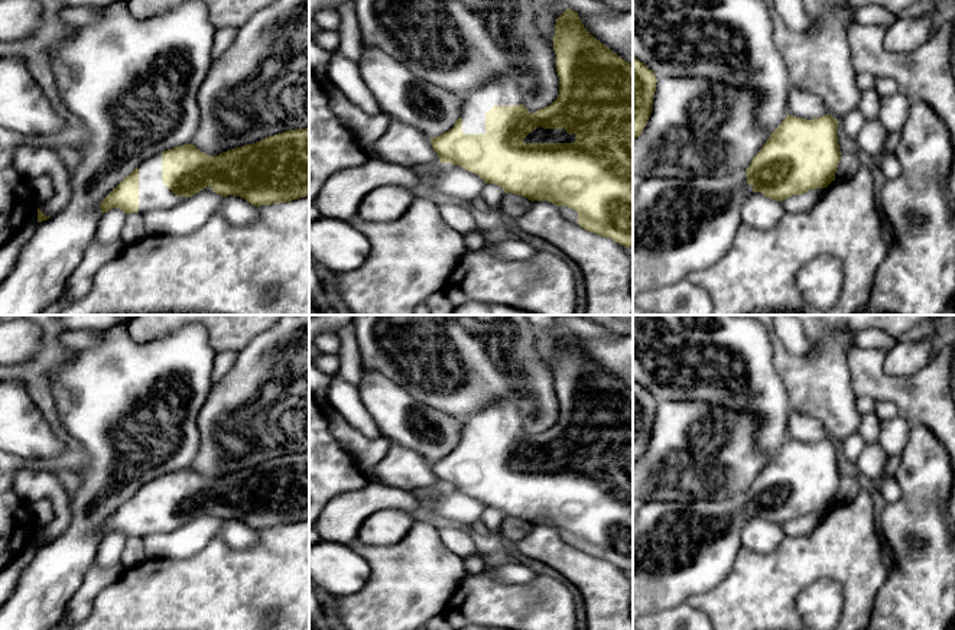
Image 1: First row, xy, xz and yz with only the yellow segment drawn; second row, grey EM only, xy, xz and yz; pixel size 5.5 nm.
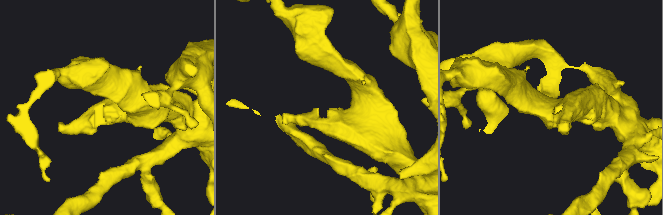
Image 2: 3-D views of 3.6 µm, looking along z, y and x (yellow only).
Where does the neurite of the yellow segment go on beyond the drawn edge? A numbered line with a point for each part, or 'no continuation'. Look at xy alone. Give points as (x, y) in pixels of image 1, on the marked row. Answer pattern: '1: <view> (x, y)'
1: xy (153, 194)

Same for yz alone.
1: yz (679, 226)

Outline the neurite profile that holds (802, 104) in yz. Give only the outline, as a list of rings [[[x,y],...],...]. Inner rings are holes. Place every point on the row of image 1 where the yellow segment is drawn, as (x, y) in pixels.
[[[795,85],[789,88],[786,110],[789,116],[806,120],[819,118],[826,114],[826,107],[818,95]]]

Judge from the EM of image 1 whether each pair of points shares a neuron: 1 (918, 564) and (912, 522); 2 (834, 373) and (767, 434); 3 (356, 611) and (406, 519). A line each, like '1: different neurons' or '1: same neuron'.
1: same neuron
2: different neurons
3: different neurons

